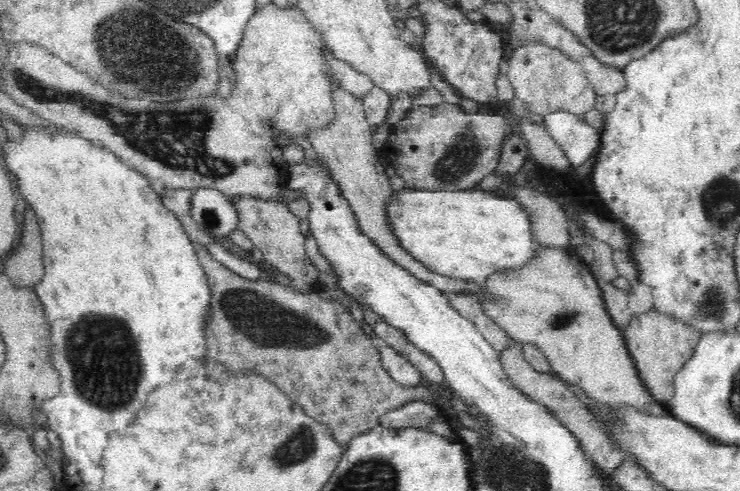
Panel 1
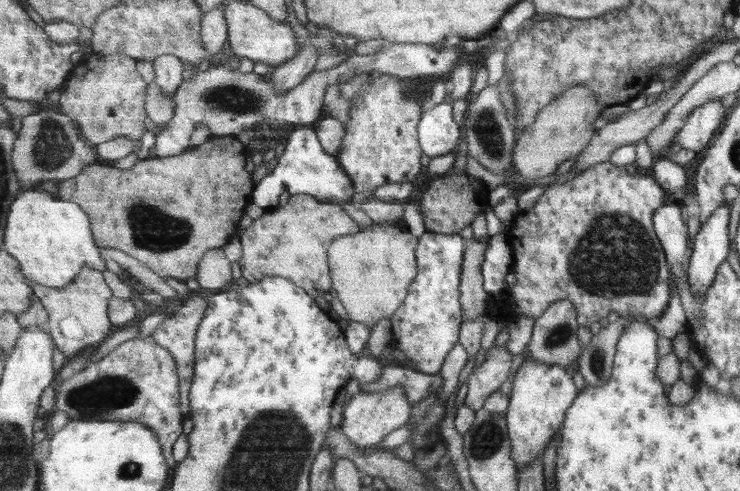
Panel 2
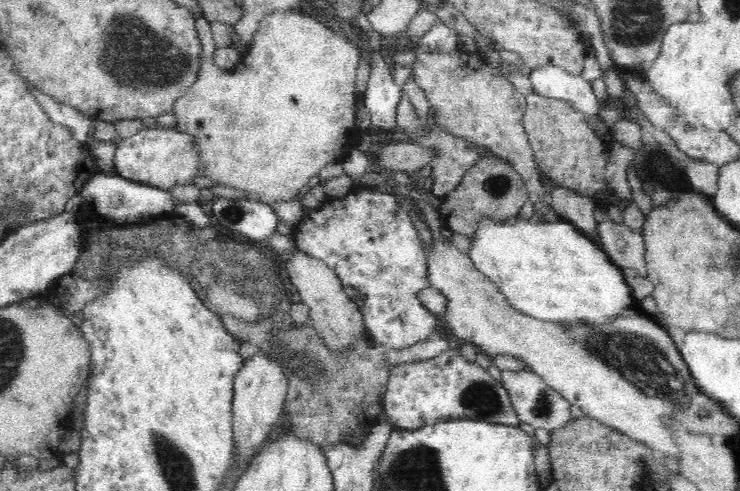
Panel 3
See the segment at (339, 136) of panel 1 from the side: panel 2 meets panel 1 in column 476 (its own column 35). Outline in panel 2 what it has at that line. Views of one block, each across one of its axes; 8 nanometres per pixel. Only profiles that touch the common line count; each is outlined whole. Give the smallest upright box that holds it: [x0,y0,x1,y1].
[28,264,116,358]

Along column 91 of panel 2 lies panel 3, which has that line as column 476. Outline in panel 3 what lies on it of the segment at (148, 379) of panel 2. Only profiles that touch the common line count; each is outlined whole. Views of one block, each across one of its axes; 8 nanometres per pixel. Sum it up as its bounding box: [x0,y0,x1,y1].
[383,349,520,430]

